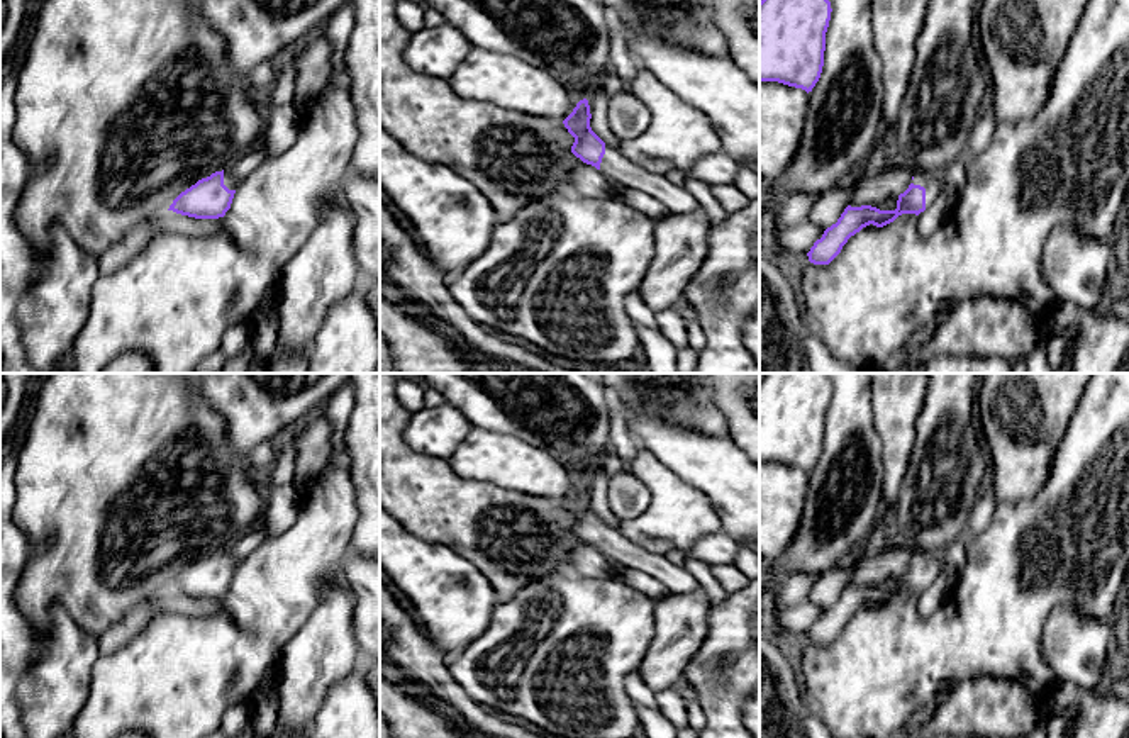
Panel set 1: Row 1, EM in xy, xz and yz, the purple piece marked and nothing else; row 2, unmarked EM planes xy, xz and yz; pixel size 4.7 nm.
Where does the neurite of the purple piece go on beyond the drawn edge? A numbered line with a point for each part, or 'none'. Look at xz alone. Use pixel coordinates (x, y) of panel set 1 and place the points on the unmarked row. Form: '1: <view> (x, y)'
1: xz (616, 547)

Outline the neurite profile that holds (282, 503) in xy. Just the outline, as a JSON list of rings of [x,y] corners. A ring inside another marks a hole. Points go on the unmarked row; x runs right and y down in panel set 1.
[[[293,484],[278,485],[264,492],[264,509],[258,524],[264,529],[264,540],[281,534],[297,519],[300,494]]]

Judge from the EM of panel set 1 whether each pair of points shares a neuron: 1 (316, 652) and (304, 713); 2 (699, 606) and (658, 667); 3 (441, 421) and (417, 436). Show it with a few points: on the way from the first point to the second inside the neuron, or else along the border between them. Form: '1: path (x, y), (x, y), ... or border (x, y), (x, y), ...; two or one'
1: path (309, 667), (304, 698); one
2: path (684, 621), (670, 652); one
3: path (436, 426), (422, 435); one

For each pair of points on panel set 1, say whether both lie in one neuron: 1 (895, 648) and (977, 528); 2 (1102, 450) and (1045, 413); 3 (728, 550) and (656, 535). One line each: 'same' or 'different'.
1: different
2: different
3: different

